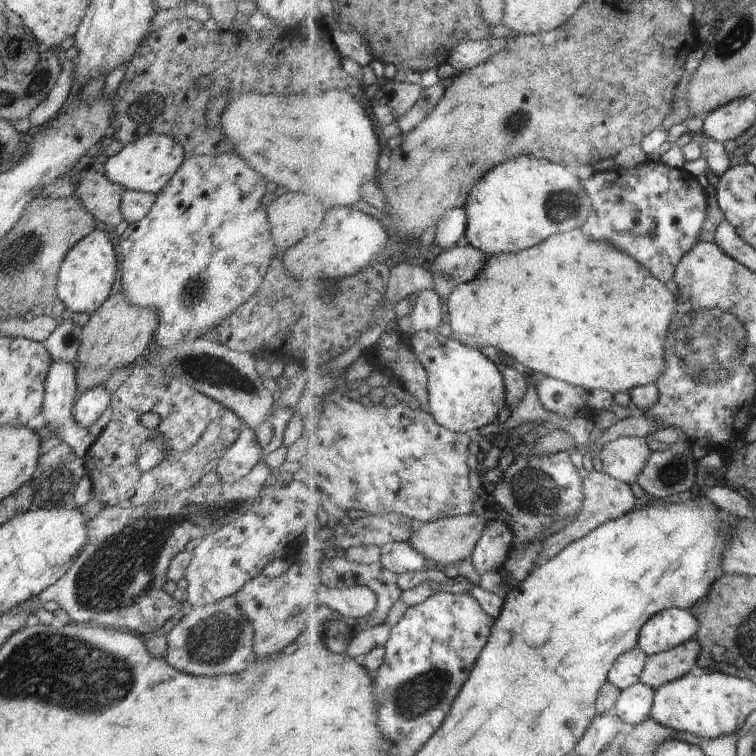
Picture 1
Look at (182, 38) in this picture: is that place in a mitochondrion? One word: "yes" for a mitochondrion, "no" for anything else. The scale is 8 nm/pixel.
no

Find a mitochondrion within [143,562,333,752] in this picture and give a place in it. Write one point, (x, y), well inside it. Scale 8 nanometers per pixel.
(212, 641)

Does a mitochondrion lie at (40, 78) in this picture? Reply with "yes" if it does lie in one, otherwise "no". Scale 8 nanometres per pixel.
yes

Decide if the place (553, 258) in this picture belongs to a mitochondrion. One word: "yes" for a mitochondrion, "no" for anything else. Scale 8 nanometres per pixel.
no

